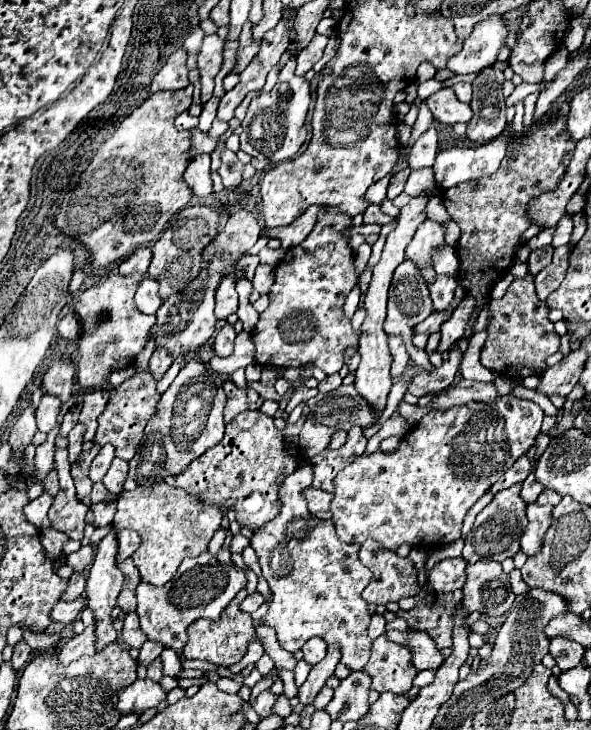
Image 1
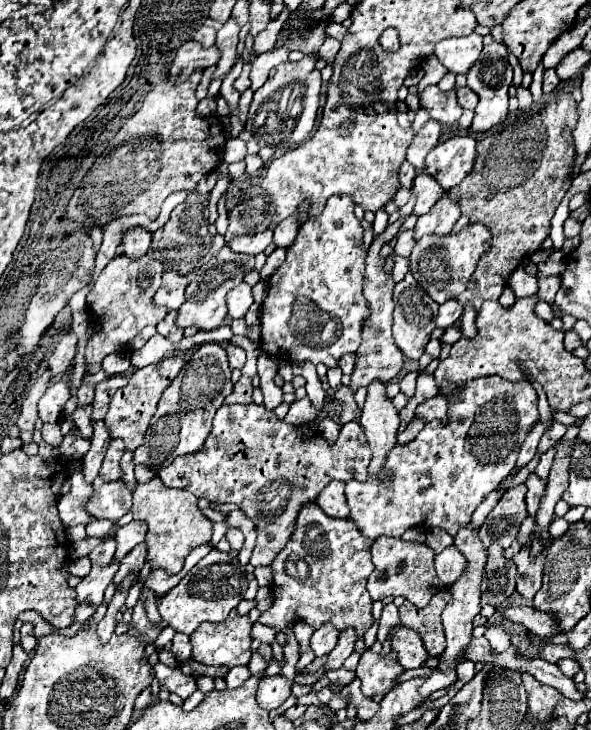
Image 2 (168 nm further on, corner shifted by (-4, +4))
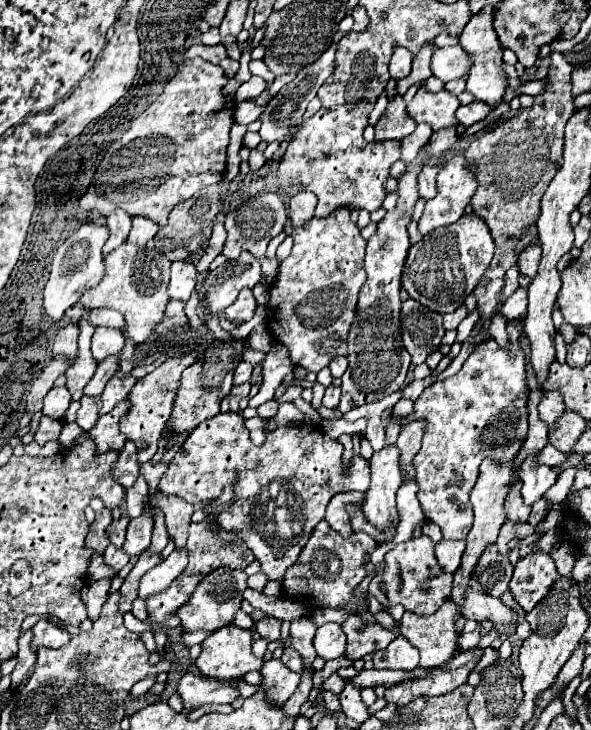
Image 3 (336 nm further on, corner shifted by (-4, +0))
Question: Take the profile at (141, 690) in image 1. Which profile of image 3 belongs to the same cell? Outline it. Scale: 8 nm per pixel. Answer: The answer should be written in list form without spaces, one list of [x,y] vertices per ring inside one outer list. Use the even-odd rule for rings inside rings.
[[[188,672],[180,680],[178,694],[182,696],[186,708],[200,708],[210,704],[232,704],[240,696],[236,680],[218,680],[202,674],[192,674],[192,672]]]

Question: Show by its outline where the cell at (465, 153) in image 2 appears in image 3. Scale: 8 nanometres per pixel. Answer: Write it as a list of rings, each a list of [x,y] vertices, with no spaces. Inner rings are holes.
[[[426,164],[418,176],[418,194],[422,200],[430,200],[436,196],[436,174],[440,172],[440,166]]]

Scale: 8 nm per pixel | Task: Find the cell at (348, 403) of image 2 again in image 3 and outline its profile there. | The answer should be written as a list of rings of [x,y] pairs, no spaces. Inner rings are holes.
[[[336,386],[326,388],[326,394],[324,394],[324,398],[322,398],[322,404],[324,404],[326,408],[336,408],[336,406],[338,406],[338,400],[340,400],[338,388],[336,388]]]

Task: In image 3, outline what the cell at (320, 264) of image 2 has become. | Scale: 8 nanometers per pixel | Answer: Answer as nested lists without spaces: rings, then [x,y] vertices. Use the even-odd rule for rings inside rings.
[[[348,208],[334,210],[328,218],[312,218],[300,228],[292,232],[294,246],[288,258],[282,260],[278,278],[270,288],[270,302],[268,302],[268,324],[278,342],[282,342],[288,352],[290,360],[296,366],[306,368],[308,372],[318,372],[330,364],[334,356],[346,354],[348,348],[348,330],[352,318],[356,314],[356,300],[362,284],[366,282],[364,270],[364,250],[366,240],[360,236],[360,228],[350,218]]]

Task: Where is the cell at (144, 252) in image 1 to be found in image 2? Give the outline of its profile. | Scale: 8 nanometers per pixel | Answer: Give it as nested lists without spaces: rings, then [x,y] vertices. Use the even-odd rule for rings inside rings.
[[[140,226],[128,230],[126,236],[124,236],[124,242],[122,242],[124,254],[126,254],[130,260],[142,258],[142,256],[148,252],[148,248],[150,248],[150,236],[152,236],[152,234],[150,234],[148,230],[140,228]]]

